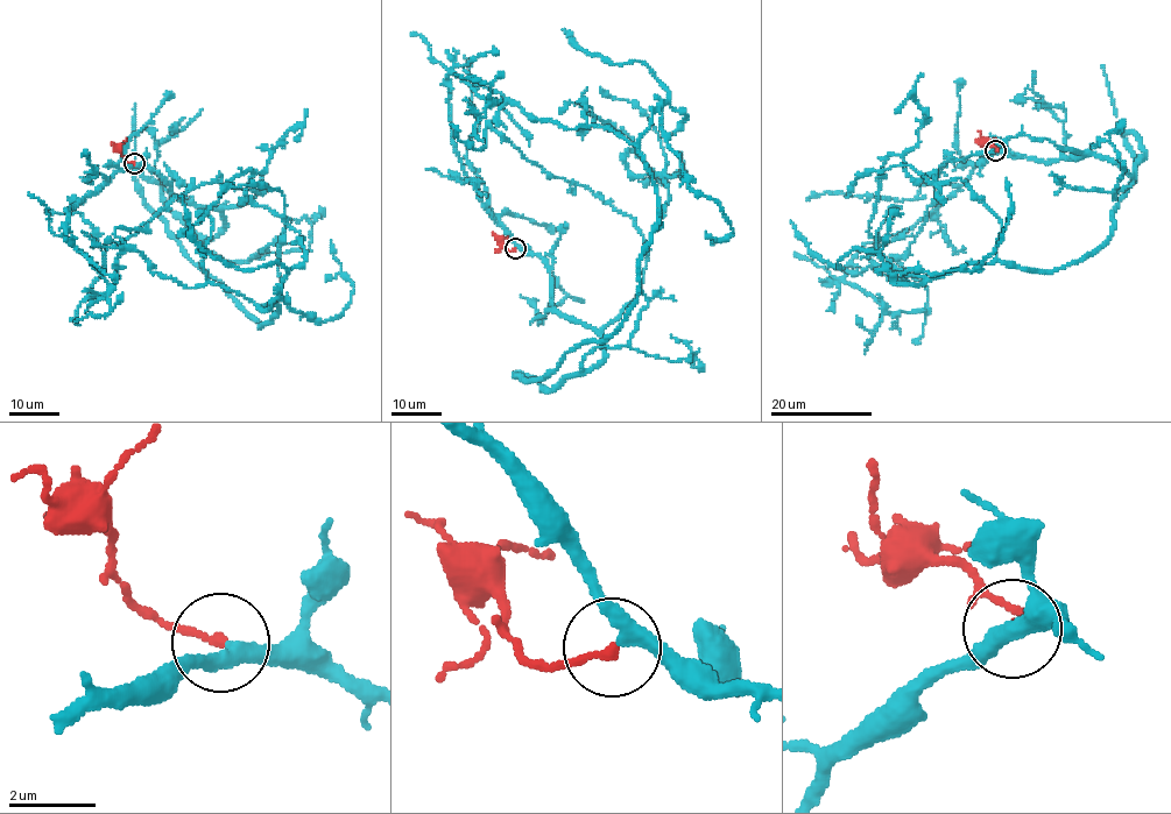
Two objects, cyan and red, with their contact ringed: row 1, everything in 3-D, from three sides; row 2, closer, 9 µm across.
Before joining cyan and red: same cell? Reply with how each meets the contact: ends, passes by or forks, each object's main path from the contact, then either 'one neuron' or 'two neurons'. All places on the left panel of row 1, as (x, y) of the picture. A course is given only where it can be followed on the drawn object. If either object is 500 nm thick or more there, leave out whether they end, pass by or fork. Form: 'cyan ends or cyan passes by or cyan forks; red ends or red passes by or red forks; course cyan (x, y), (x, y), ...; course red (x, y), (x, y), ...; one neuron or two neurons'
cyan passes by; red ends; course cyan (134, 163), (220, 211), (202, 238), (134, 174), (260, 326), (281, 297), (340, 316), (353, 290), (331, 240); course red (134, 163), (125, 160), (120, 150), (111, 144); one neuron

